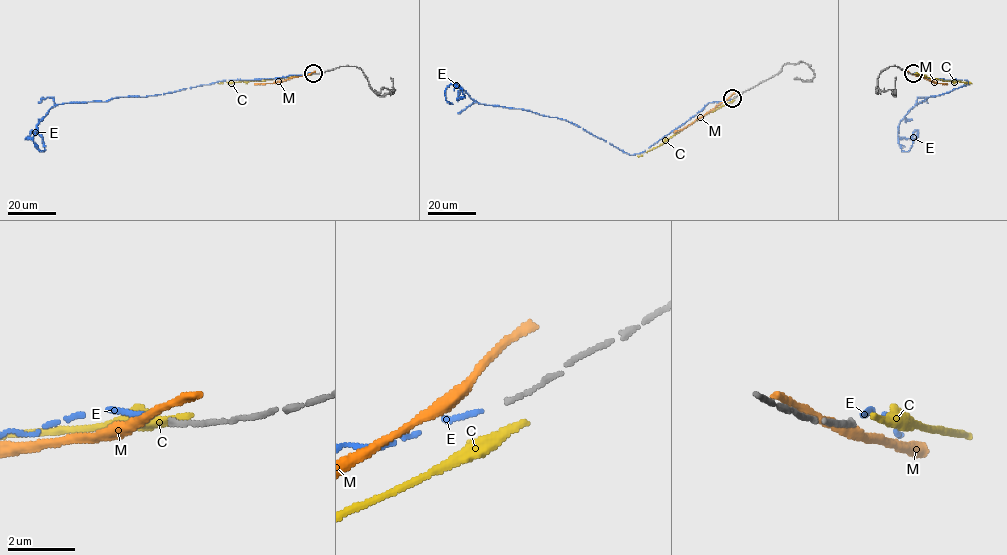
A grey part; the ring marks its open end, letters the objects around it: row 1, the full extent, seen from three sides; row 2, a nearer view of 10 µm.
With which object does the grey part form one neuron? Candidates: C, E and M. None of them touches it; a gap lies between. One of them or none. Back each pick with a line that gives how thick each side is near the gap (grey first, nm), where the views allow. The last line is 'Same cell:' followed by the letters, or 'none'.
E: calibres 130 and 140 nm
Same cell: E

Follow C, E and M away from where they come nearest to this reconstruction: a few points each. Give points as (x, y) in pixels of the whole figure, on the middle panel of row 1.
C: (732, 100), (638, 156)
E: (730, 99), (709, 102), (644, 151), (631, 154), (564, 119), (475, 101), (453, 83), (464, 95), (457, 101)
M: (730, 96), (674, 133)

